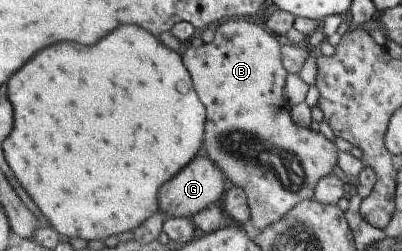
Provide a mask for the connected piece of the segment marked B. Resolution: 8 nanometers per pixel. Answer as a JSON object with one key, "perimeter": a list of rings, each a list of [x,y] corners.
{"perimeter":[[[228,19],[227,22],[221,23],[216,28],[216,37],[211,43],[205,43],[202,47],[187,46],[183,54],[183,62],[193,78],[193,86],[195,92],[199,94],[201,102],[205,104],[207,110],[207,124],[205,124],[205,136],[203,136],[203,144],[206,155],[225,172],[225,176],[232,183],[232,186],[239,186],[245,190],[247,194],[247,202],[251,207],[252,225],[260,230],[266,229],[267,226],[276,223],[281,218],[286,217],[301,201],[314,199],[315,189],[319,182],[326,176],[331,176],[333,168],[338,166],[339,155],[342,153],[331,140],[328,140],[320,132],[315,132],[310,128],[303,128],[291,116],[290,103],[285,98],[285,86],[287,86],[287,69],[283,64],[281,42],[277,42],[277,36],[273,32],[267,32],[259,23],[255,24],[255,20],[250,19]]]}

